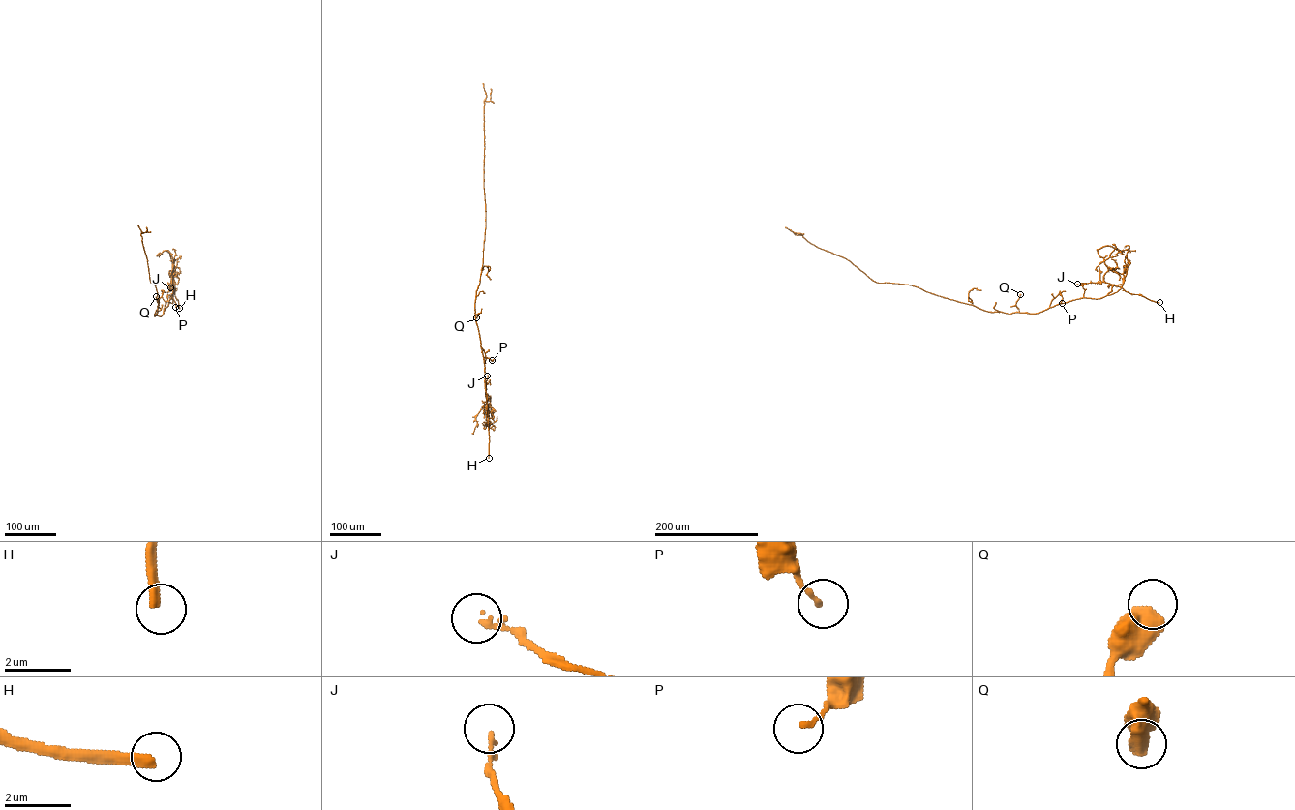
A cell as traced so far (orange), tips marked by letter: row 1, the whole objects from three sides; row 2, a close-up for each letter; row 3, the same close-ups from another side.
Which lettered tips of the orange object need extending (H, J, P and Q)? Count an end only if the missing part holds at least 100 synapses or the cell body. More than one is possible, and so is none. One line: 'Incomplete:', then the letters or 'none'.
Incomplete: H

